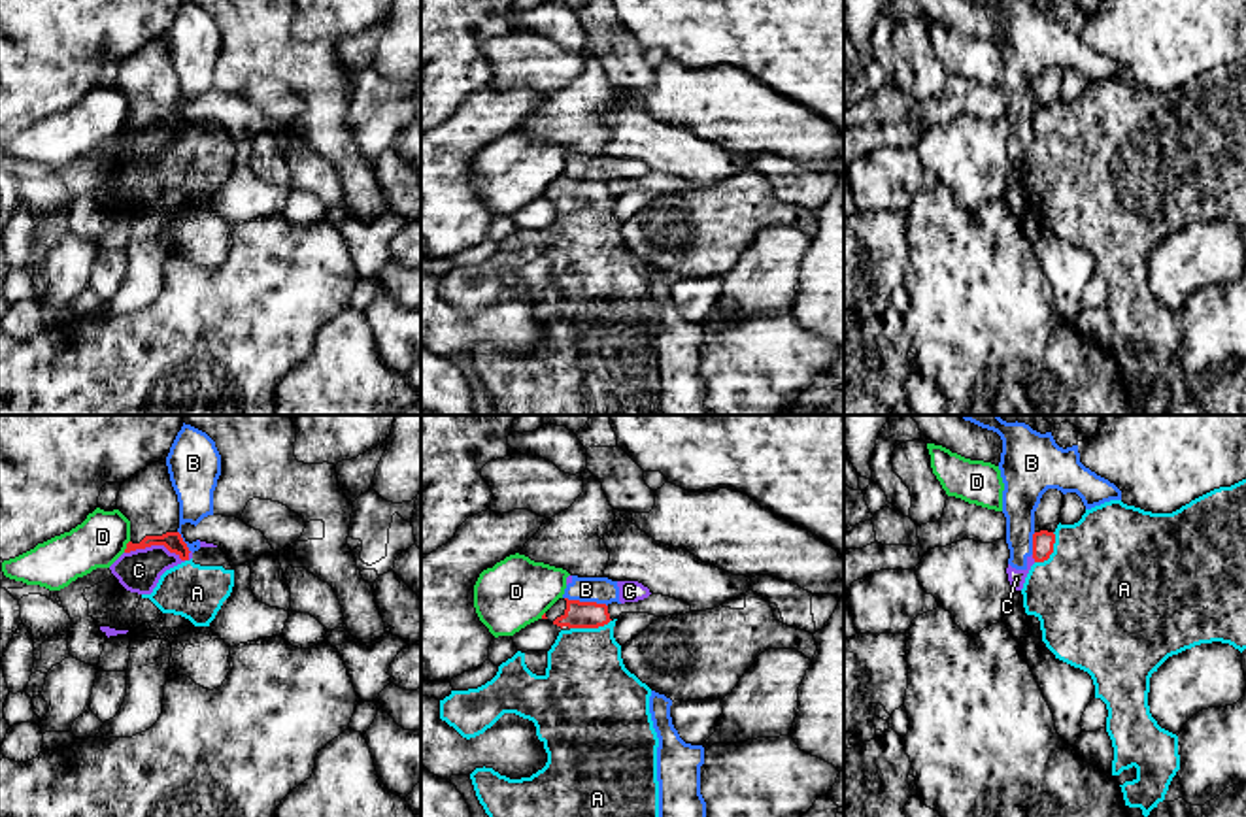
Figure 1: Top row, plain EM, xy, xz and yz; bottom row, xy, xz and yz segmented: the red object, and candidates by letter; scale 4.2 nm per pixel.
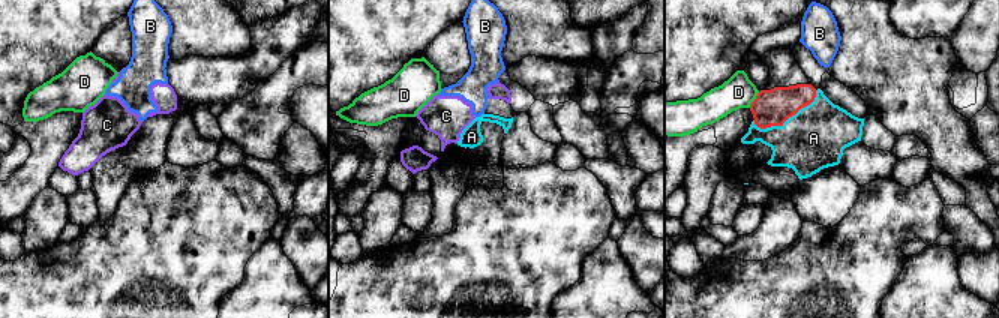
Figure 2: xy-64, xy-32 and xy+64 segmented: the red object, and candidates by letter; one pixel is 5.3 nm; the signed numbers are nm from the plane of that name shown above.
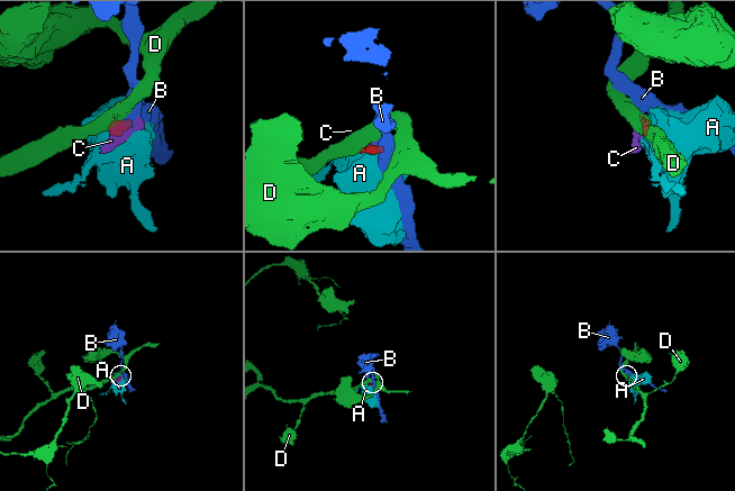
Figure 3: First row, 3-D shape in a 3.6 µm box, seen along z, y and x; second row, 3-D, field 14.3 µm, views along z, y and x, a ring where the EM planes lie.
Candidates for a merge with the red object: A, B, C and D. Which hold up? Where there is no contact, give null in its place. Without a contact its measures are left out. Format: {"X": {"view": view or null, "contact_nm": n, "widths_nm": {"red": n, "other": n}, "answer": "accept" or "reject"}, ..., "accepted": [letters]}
{"A": {"view": "xz", "contact_nm": 180, "widths_nm": {"red": 110, "other": 360}, "answer": "accept"}, "B": {"view": "xz", "contact_nm": 190, "widths_nm": {"red": 110, "other": 110}, "answer": "reject"}, "C": {"view": "xy", "contact_nm": 260, "widths_nm": {"red": 80, "other": 180}, "answer": "reject"}, "D": {"view": "xy", "contact_nm": 60, "widths_nm": {"red": 80, "other": 220}, "answer": "reject"}, "accepted": ["A"]}

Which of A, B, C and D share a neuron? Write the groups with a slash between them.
A / B C / D

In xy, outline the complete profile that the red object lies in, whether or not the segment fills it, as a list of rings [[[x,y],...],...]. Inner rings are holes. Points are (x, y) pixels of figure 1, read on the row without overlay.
[[[166,38],[153,40],[123,58],[117,87],[130,98],[130,119],[125,130],[164,123],[181,138],[189,138],[191,128],[177,109],[179,79]]]

